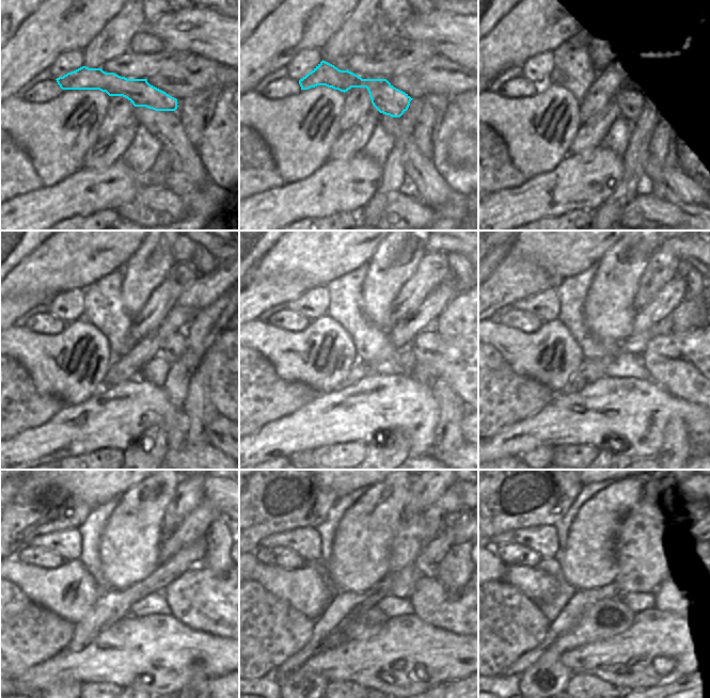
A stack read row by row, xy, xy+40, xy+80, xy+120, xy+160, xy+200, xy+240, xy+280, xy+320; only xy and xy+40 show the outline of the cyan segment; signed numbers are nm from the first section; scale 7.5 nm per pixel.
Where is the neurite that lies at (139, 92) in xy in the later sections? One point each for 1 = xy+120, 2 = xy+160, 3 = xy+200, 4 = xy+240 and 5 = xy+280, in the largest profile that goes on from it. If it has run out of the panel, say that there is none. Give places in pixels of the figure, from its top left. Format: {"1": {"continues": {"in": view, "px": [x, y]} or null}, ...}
{"1": {"continues": {"in": "xy+120", "px": [177, 343]}}, "2": {"continues": {"in": "xy+160", "px": [455, 361]}}, "3": {"continues": {"in": "xy+200", "px": [695, 365]}}, "4": {"continues": {"in": "xy+240", "px": [217, 603]}}, "5": {"continues": {"in": "xy+280", "px": [432, 604]}}}

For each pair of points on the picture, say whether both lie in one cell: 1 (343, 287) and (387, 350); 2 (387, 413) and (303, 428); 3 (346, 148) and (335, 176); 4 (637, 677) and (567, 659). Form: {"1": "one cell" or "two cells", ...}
{"1": "two cells", "2": "one cell", "3": "two cells", "4": "one cell"}

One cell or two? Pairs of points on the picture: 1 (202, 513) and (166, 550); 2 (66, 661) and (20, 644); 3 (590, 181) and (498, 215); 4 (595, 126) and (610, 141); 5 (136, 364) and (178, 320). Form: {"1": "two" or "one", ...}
{"1": "one", "2": "two", "3": "one", "4": "two", "5": "one"}

